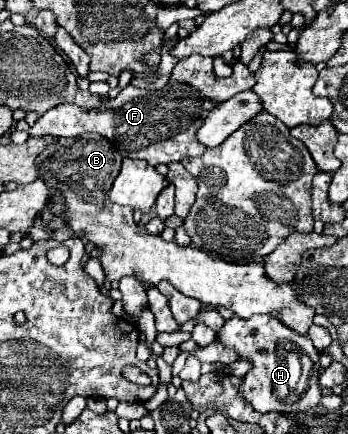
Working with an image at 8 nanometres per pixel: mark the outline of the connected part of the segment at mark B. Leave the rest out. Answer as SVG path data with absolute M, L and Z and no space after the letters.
M98 134L58 138L58 144L48 146L38 156L40 178L44 178L50 188L58 188L66 198L68 210L62 216L68 218L70 230L74 230L76 234L84 232L88 242L94 242L96 248L104 248L100 264L104 266L104 274L110 282L120 280L122 276L136 276L138 280L152 286L162 280L168 280L182 294L196 298L202 304L226 306L244 320L252 318L254 314L278 312L278 320L284 322L284 326L288 326L290 330L294 330L296 334L308 332L316 312L304 306L304 302L300 302L300 294L296 294L292 282L272 282L266 276L262 262L224 262L206 254L204 250L164 242L160 236L148 234L132 220L132 208L112 204L108 194L120 172L120 164L122 156L116 146Z

